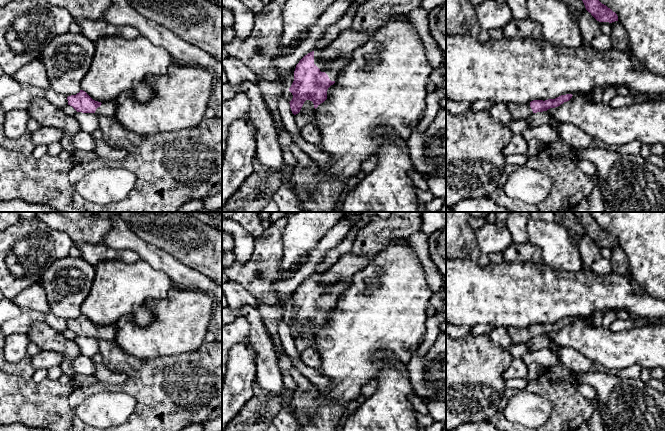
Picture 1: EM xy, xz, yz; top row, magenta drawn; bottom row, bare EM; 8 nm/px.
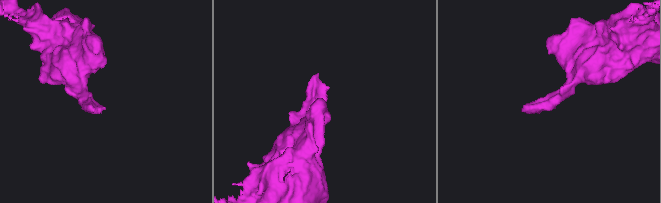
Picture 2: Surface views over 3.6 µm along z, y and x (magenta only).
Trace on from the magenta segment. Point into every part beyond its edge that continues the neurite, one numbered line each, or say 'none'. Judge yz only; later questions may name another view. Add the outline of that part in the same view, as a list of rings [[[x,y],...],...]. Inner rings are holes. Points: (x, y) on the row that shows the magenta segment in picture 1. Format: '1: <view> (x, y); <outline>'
1: yz (518, 111); [[[509,103],[507,104],[507,107],[513,121],[528,119],[533,114],[533,111],[530,107],[530,103],[525,103],[525,104]]]

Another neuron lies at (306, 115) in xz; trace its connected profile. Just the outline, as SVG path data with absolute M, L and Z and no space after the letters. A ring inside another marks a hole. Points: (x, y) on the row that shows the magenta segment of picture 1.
M306 100L300 110L300 112L295 116L295 124L298 128L303 127L308 123L314 122L315 115L314 104L310 100Z

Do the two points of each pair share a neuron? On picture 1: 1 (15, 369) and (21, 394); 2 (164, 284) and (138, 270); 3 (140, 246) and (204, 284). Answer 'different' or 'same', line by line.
1: different
2: same
3: same

